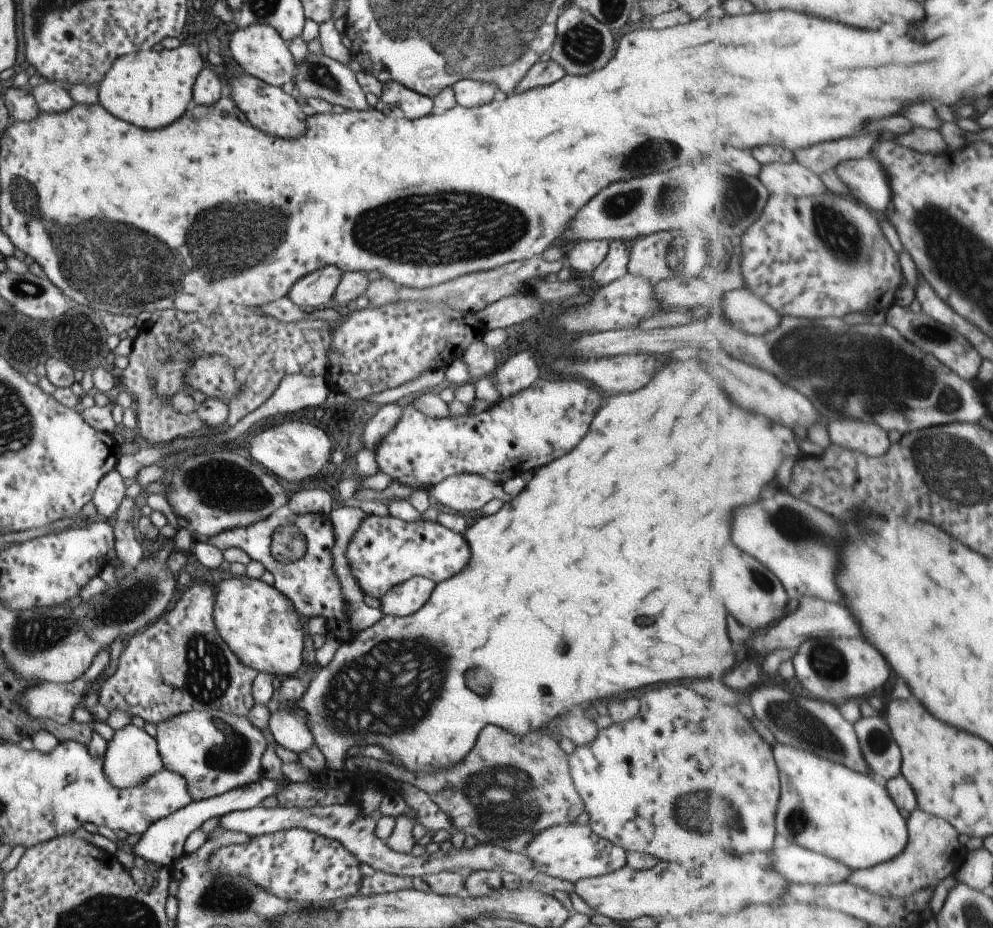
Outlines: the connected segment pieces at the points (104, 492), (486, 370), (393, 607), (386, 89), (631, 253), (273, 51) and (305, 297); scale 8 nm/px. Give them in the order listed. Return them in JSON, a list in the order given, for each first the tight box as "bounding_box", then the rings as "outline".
[{"bounding_box":[92,469,127,517],"outline":[[[112,469],[107,472],[97,484],[92,501],[95,505],[96,513],[104,517],[111,517],[124,500],[124,491],[127,483]]]},{"bounding_box":[460,341,508,381],"outline":[[[477,341],[471,344],[471,346],[461,354],[460,358],[465,362],[465,368],[467,368],[467,372],[469,372],[468,378],[475,381],[486,377],[497,368],[497,361],[500,361],[498,358],[499,354],[503,354],[504,358],[508,355],[507,352],[503,353],[503,346],[501,348],[488,348],[481,341]]]},{"bounding_box":[380,577,435,617],"outline":[[[413,577],[406,582],[393,586],[380,598],[382,615],[395,617],[410,616],[417,612],[434,591],[435,584],[424,577]]]},{"bounding_box":[381,79,432,118],"outline":[[[394,79],[387,80],[381,86],[381,102],[387,106],[395,106],[403,112],[405,118],[421,118],[431,114],[432,100],[427,95],[418,94]]]},{"bounding_box":[626,231,680,283],"outline":[[[662,231],[628,243],[626,273],[647,278],[651,283],[680,275],[667,266],[667,248],[673,238],[677,238],[675,232]]]},{"bounding_box":[229,22,294,87],"outline":[[[258,22],[255,26],[235,30],[229,38],[229,52],[244,74],[255,76],[267,85],[281,87],[294,76],[294,65],[288,45],[275,30],[265,24]]]},{"bounding_box":[285,266,341,309],"outline":[[[323,266],[310,274],[299,278],[287,290],[285,297],[296,306],[311,306],[315,309],[329,303],[341,278],[337,266]]]}]

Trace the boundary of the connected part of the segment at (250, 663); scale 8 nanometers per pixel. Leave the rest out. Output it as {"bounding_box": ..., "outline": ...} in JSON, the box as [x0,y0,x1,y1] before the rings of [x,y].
{"bounding_box":[212,578,304,678],"outline":[[[240,578],[221,580],[215,590],[212,607],[212,622],[215,632],[225,642],[230,652],[244,665],[257,672],[267,672],[275,678],[288,677],[304,667],[303,660],[303,626],[301,618],[291,606],[291,602],[273,586],[265,584],[259,578]]]}

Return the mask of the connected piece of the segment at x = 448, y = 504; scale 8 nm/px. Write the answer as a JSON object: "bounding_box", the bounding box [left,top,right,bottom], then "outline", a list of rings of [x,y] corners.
{"bounding_box":[429,472,513,513],"outline":[[[461,472],[430,488],[429,498],[438,509],[465,513],[481,509],[492,499],[507,503],[513,497],[503,493],[502,484],[491,482],[479,474]]]}

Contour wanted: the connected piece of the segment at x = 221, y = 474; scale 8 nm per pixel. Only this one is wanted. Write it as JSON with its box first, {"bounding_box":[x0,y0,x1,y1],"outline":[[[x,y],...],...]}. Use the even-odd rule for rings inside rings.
{"bounding_box":[163,448,288,539],"outline":[[[212,448],[205,454],[189,456],[183,462],[179,462],[179,465],[175,466],[171,473],[167,474],[165,484],[167,488],[163,490],[163,498],[167,500],[171,512],[189,524],[192,536],[197,539],[211,538],[211,536],[216,536],[227,529],[263,522],[277,508],[288,502],[281,484],[271,476],[271,473],[257,465],[257,462],[253,462],[242,451]]]}

